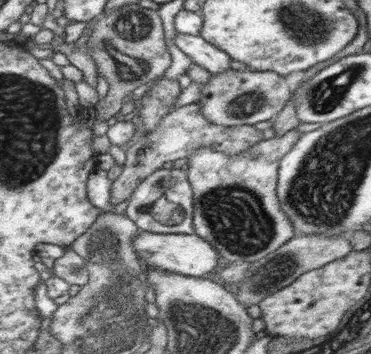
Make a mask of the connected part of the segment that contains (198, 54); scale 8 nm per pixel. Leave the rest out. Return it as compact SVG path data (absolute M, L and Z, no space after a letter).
M175 31L175 35L172 36L171 40L172 44L178 50L182 50L192 60L193 64L206 68L211 75L224 73L231 68L230 56L216 48L216 46L212 46L200 35L180 34Z

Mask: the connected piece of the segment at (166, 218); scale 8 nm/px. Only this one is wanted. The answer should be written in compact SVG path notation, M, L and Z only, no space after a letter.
M170 165L158 168L146 176L130 196L125 210L128 218L140 231L156 233L192 234L193 227L193 191L188 178L188 170Z

